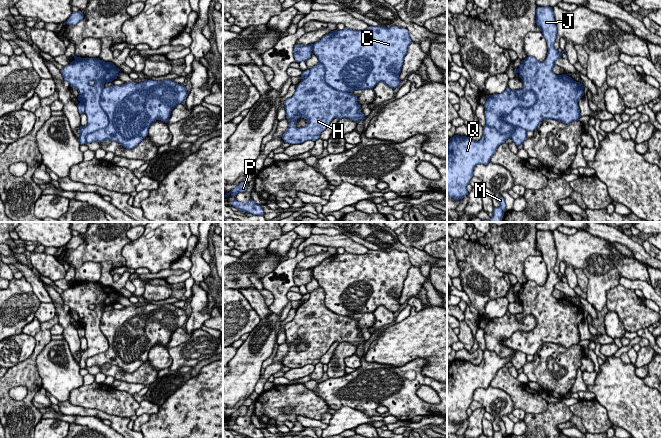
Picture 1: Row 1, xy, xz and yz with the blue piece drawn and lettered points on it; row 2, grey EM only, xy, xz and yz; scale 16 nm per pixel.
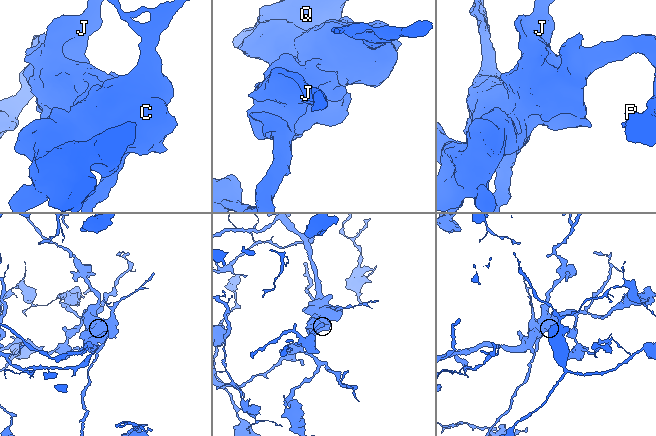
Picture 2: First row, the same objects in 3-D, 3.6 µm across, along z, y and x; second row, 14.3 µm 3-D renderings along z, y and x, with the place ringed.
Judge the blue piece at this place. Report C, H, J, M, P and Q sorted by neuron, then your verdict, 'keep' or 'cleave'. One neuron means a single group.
groups C M / H J P Q; cleave

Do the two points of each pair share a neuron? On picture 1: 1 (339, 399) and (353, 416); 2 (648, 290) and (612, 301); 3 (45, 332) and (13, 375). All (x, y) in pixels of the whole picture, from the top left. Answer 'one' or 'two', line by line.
1: two
2: two
3: one

